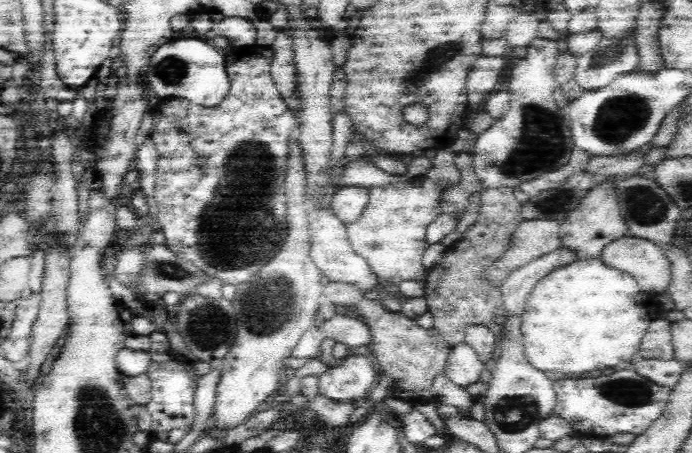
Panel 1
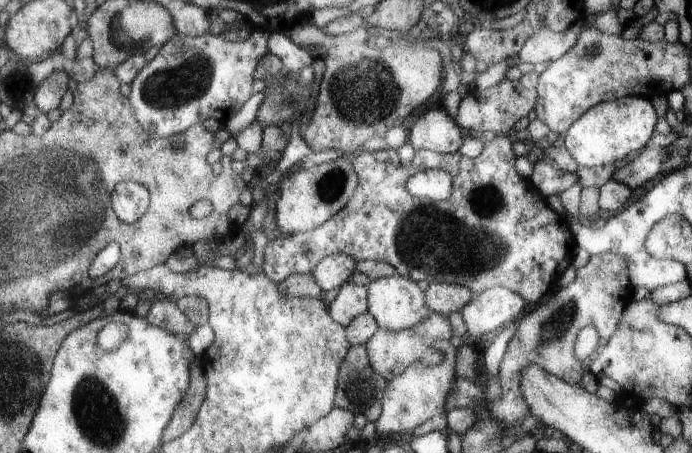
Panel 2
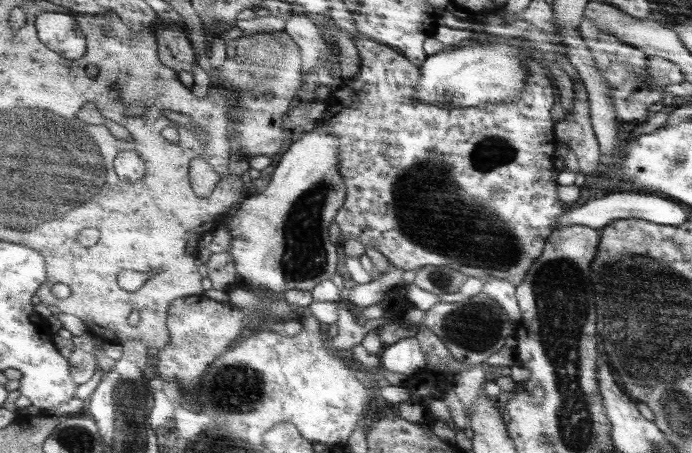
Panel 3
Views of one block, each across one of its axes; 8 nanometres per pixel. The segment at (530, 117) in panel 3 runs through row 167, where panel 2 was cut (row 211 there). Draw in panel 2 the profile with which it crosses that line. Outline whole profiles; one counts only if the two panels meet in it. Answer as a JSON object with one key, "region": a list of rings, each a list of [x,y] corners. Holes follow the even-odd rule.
{"region":[[[497,136],[477,158],[465,158],[459,152],[439,154],[433,150],[419,150],[415,164],[399,166],[391,164],[389,160],[377,162],[373,158],[373,152],[355,156],[355,168],[361,186],[357,188],[353,202],[349,202],[349,206],[345,206],[341,214],[335,214],[329,222],[317,226],[317,230],[283,234],[281,238],[269,242],[265,272],[281,284],[285,278],[289,278],[289,274],[311,274],[331,254],[345,252],[359,258],[359,262],[389,262],[397,268],[397,274],[411,278],[413,282],[427,280],[429,284],[457,284],[469,288],[475,296],[485,294],[485,290],[493,290],[495,286],[503,286],[515,294],[521,294],[521,298],[527,300],[531,308],[539,306],[541,300],[551,292],[553,284],[571,266],[577,240],[565,218],[549,206],[549,198],[537,190],[531,178],[523,178],[515,170],[517,156],[513,152],[513,140],[513,136]],[[425,170],[447,170],[449,174],[453,174],[453,198],[445,202],[433,202],[429,198],[413,196],[409,190],[409,182]]]}

